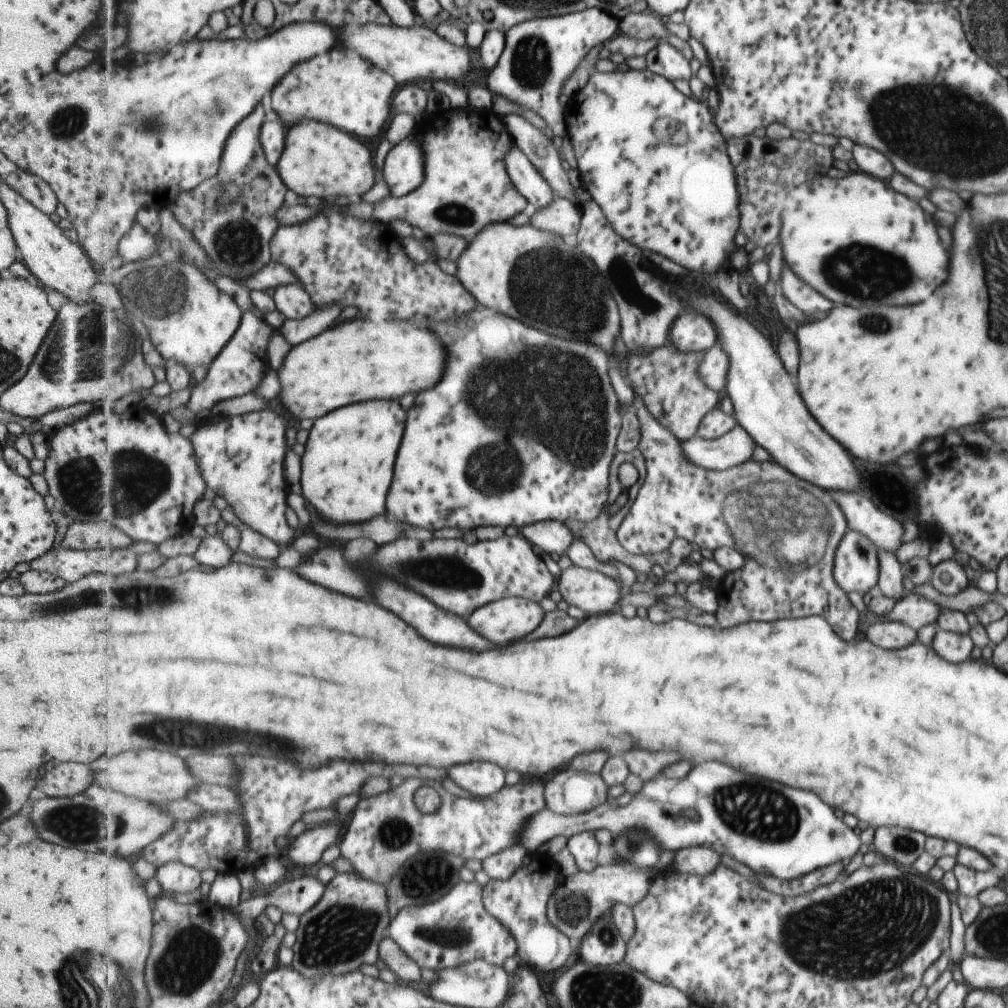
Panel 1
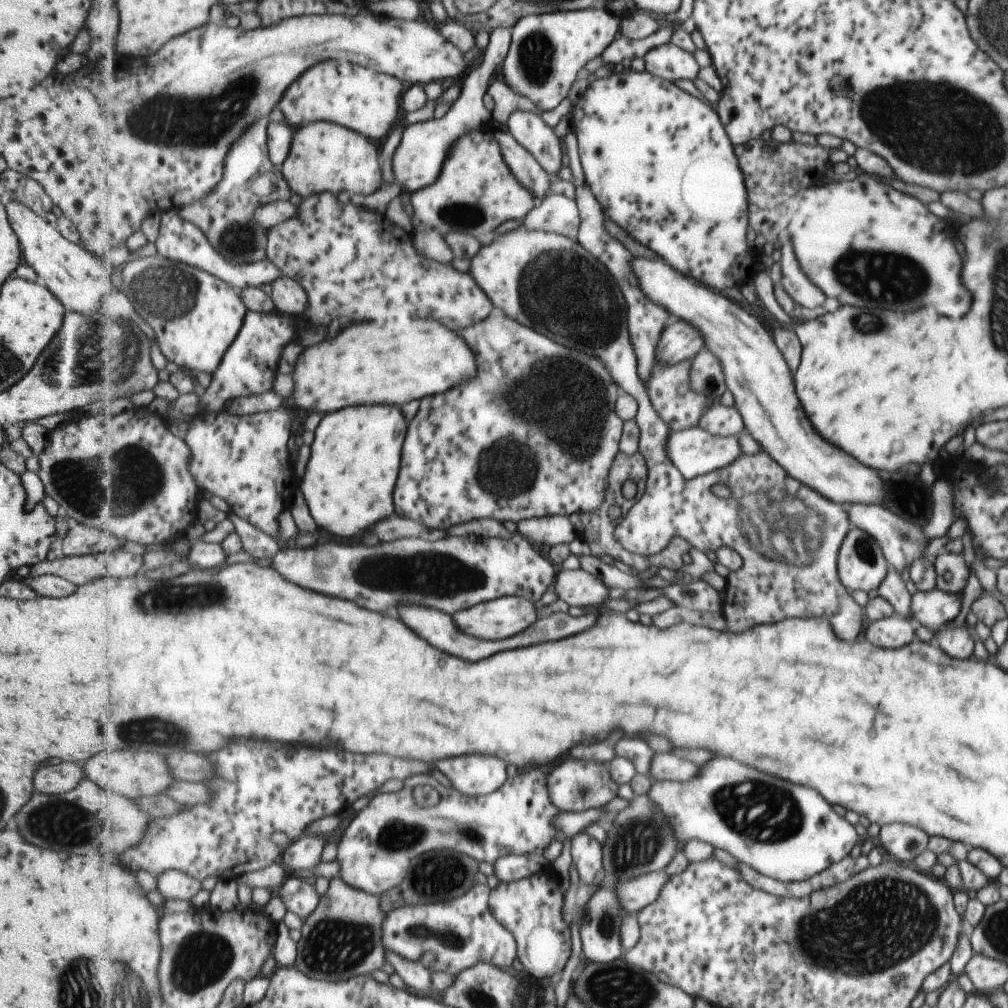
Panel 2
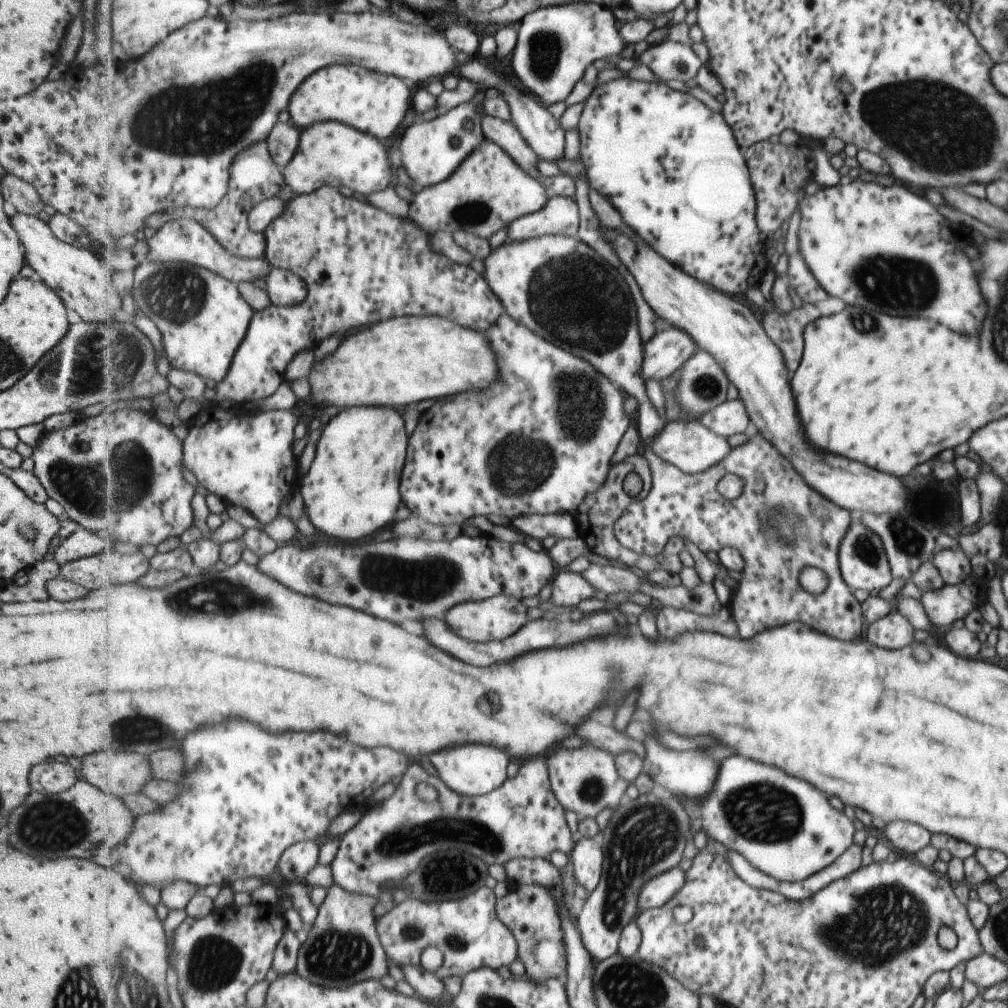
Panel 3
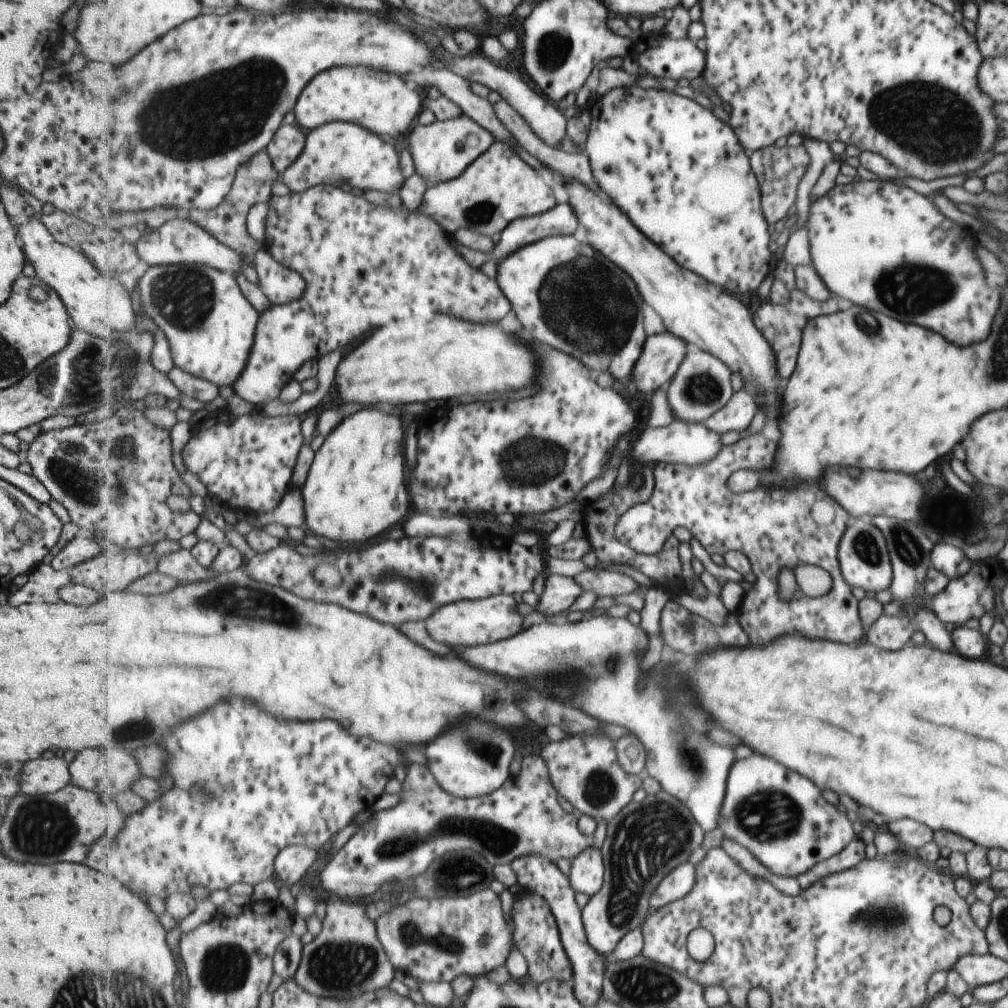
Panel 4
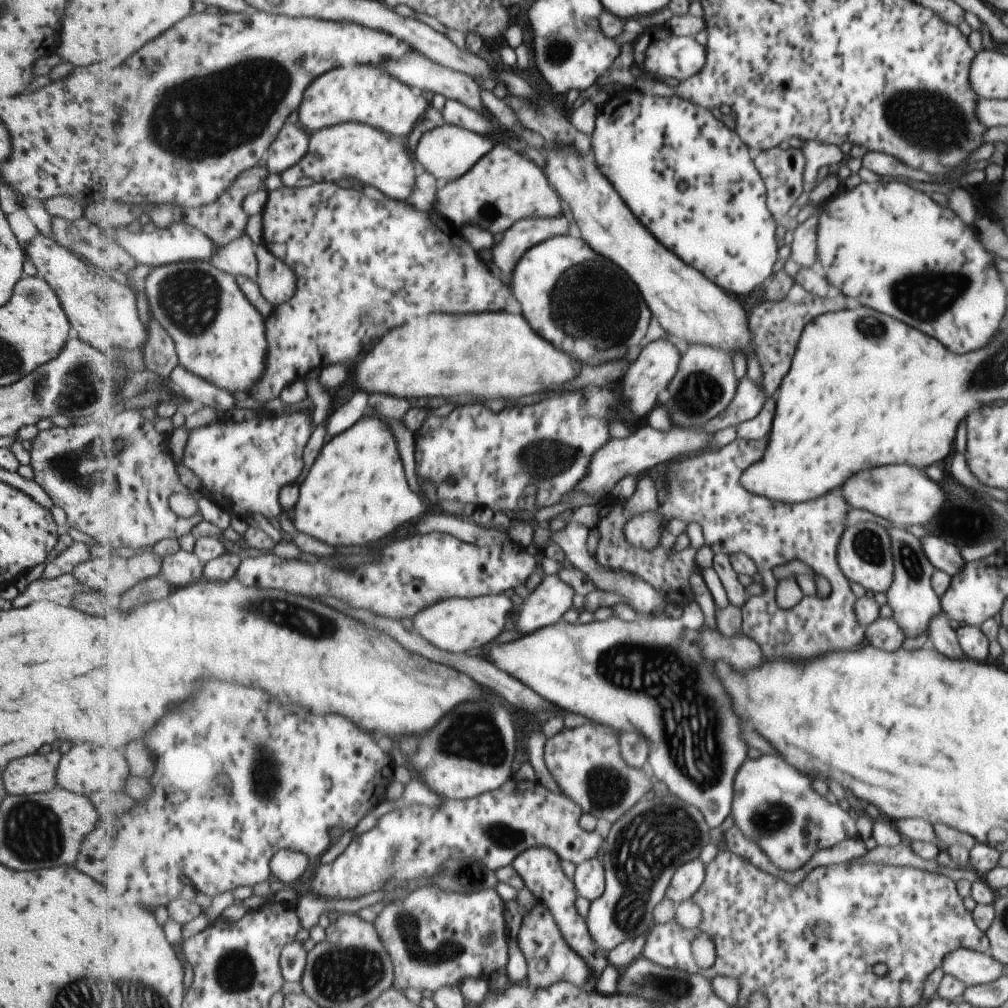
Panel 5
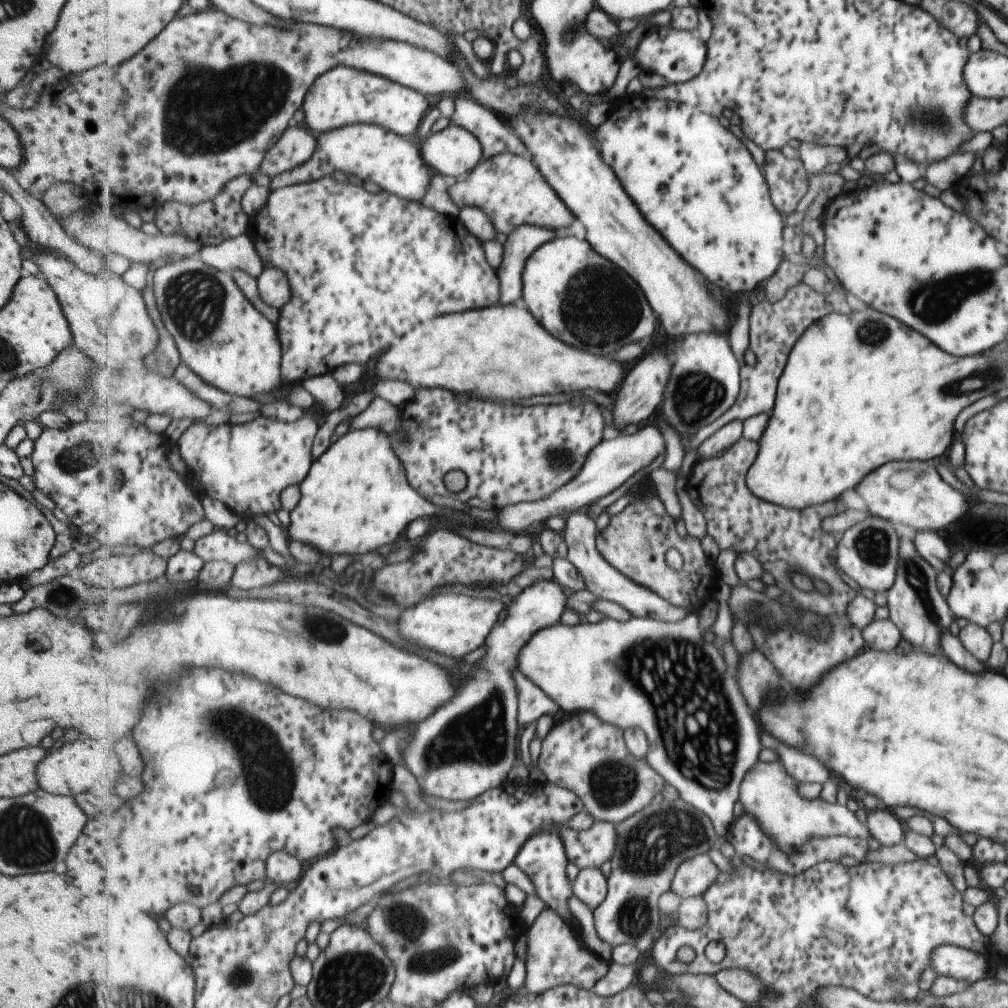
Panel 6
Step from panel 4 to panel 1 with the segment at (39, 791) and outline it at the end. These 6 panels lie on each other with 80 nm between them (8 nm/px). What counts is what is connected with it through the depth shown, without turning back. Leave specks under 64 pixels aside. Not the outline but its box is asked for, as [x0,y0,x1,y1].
[37,764,93,797]

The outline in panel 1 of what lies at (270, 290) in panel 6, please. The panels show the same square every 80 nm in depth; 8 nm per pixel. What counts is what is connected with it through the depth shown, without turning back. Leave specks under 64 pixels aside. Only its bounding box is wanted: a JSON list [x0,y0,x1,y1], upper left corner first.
[274,284,315,319]

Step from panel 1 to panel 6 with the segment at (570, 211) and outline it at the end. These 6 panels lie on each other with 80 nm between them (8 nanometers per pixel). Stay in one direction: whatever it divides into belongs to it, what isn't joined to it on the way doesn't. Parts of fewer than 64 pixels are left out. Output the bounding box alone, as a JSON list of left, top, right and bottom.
[497,226,556,305]

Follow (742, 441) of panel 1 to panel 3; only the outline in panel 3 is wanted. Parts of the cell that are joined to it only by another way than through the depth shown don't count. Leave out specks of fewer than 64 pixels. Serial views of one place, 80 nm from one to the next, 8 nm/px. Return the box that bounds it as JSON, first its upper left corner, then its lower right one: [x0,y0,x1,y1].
[652,418,734,474]

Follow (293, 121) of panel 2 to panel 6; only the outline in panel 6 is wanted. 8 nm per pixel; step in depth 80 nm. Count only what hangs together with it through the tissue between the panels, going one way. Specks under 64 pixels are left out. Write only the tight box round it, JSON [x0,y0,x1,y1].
[303,66,431,138]

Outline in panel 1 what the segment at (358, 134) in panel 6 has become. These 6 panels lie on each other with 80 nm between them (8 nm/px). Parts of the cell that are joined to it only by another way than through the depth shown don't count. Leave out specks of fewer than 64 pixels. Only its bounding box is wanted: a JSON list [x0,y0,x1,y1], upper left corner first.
[276,120,377,202]

